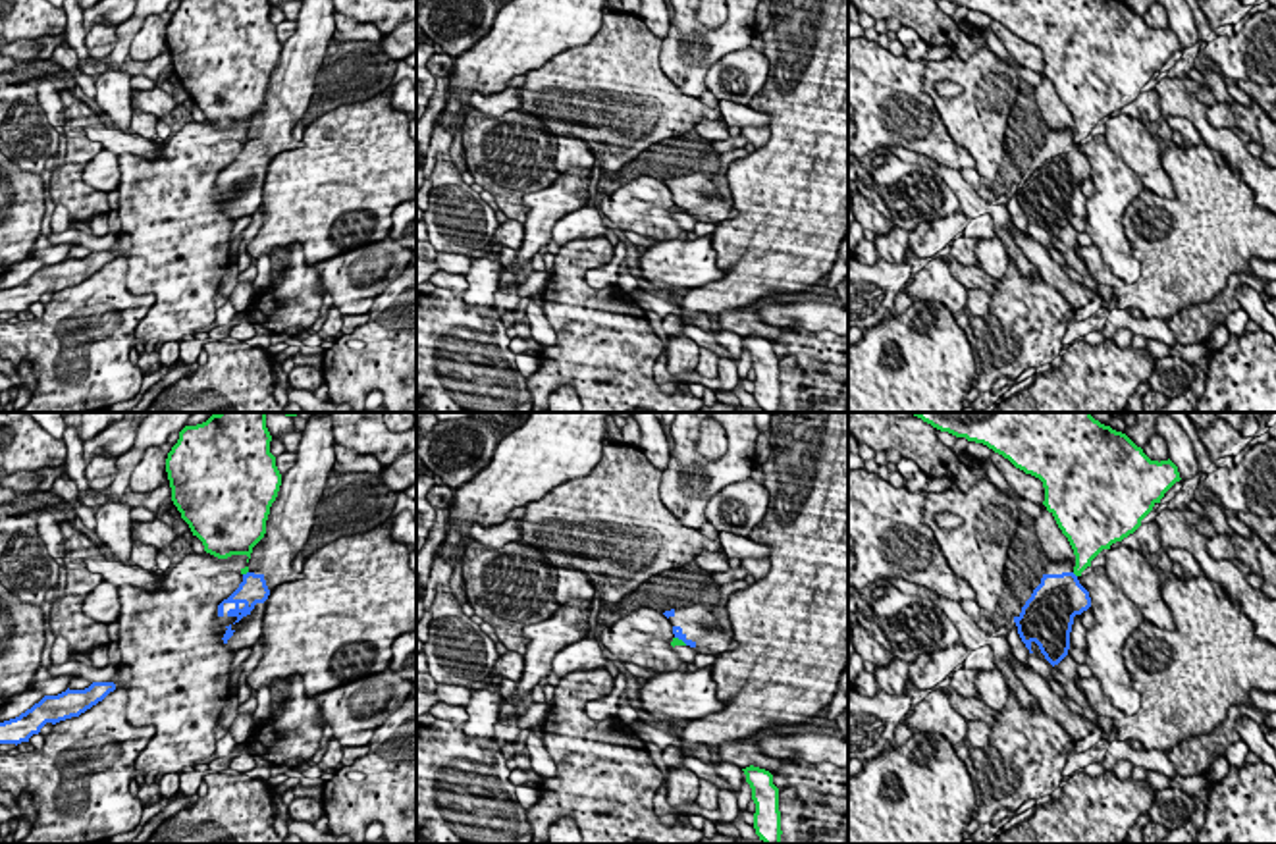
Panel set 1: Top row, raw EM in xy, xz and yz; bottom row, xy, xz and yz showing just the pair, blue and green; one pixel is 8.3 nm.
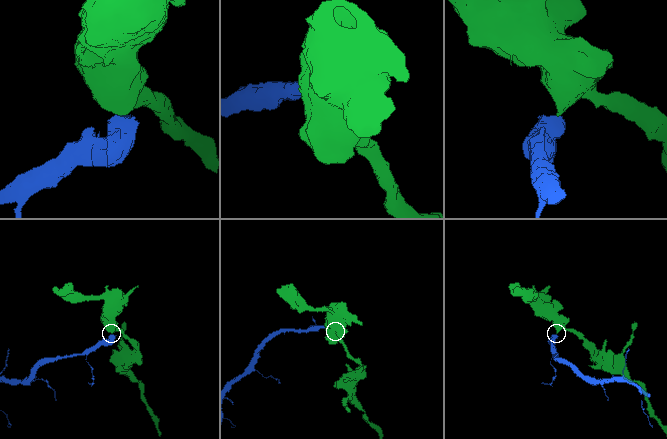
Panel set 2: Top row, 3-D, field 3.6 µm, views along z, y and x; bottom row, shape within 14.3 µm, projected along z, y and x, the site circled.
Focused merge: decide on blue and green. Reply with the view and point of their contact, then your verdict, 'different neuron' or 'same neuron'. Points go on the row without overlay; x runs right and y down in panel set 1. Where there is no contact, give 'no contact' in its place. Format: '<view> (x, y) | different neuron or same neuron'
yz (1074, 143) | different neuron

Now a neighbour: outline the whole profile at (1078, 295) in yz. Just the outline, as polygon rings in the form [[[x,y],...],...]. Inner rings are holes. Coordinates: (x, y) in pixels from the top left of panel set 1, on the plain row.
[[[1010,220],[1010,231],[1023,256],[1039,270],[1039,276],[1056,287],[1072,310],[1077,310],[1095,299],[1095,293],[1081,283],[1072,281],[1060,264],[1050,256],[1049,249],[1037,243],[1029,233],[1023,235]]]

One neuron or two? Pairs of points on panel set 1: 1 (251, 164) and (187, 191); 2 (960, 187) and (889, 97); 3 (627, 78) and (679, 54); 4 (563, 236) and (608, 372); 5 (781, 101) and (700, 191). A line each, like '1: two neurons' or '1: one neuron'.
1: two neurons
2: two neurons
3: two neurons
4: two neurons
5: two neurons

